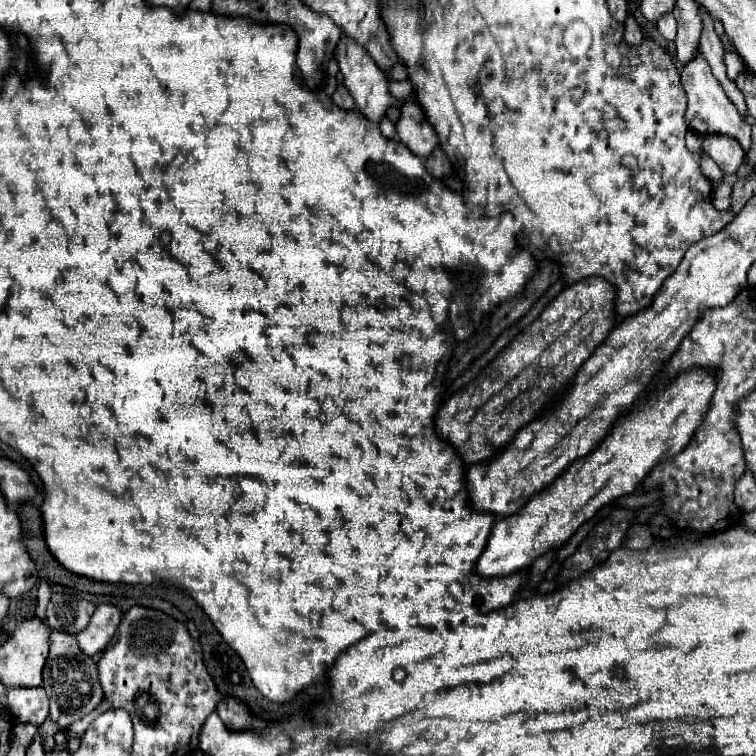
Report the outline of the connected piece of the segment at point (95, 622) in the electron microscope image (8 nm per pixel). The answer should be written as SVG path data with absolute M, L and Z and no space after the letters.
M113 603L97 605L91 617L91 625L87 625L87 629L83 629L83 633L77 635L81 651L85 651L87 655L97 655L101 649L105 649L113 639L121 617L123 611L117 605Z

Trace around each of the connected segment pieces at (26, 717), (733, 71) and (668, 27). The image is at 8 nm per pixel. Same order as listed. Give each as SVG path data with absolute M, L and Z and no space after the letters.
M43 687L7 689L7 709L15 723L41 725L49 717L49 697Z
M725 53L725 65L727 65L727 75L735 79L743 69L743 59L737 53Z
M667 13L665 17L661 17L657 21L657 27L659 27L659 33L667 39L667 41L675 41L675 33L677 33L677 25L675 25L675 19L671 13Z

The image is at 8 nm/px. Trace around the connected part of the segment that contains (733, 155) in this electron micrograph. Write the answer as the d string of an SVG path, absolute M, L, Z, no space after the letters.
M705 135L703 151L721 167L723 173L731 175L743 161L741 145L729 135Z

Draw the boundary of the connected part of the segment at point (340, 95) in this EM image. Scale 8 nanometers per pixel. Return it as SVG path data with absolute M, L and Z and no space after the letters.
M335 91L333 93L333 103L341 109L353 109L353 99L351 99L349 91Z

